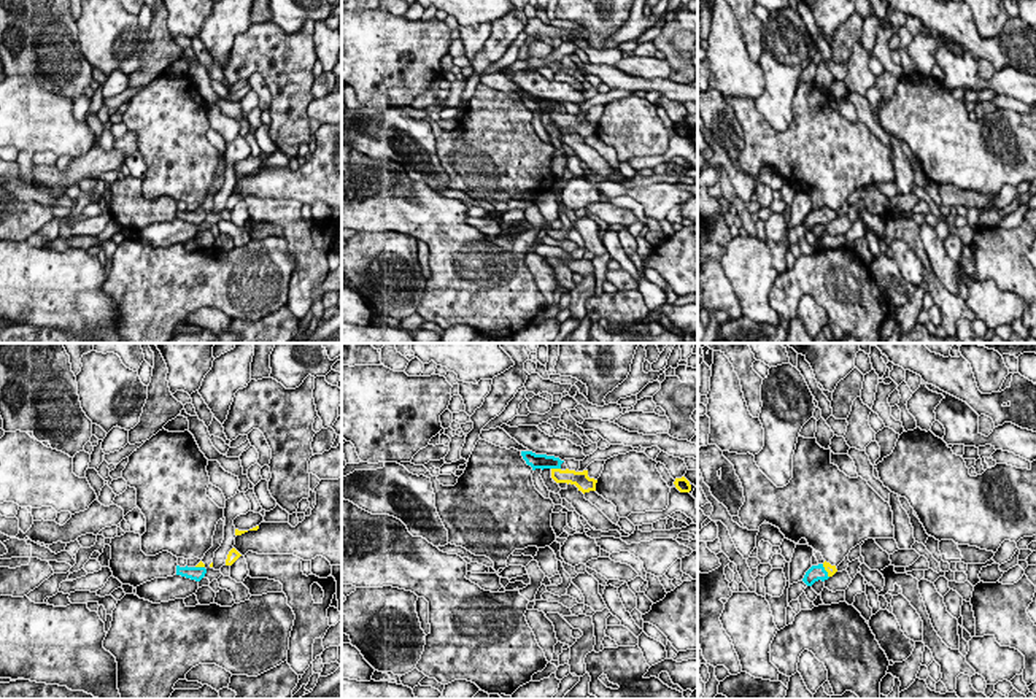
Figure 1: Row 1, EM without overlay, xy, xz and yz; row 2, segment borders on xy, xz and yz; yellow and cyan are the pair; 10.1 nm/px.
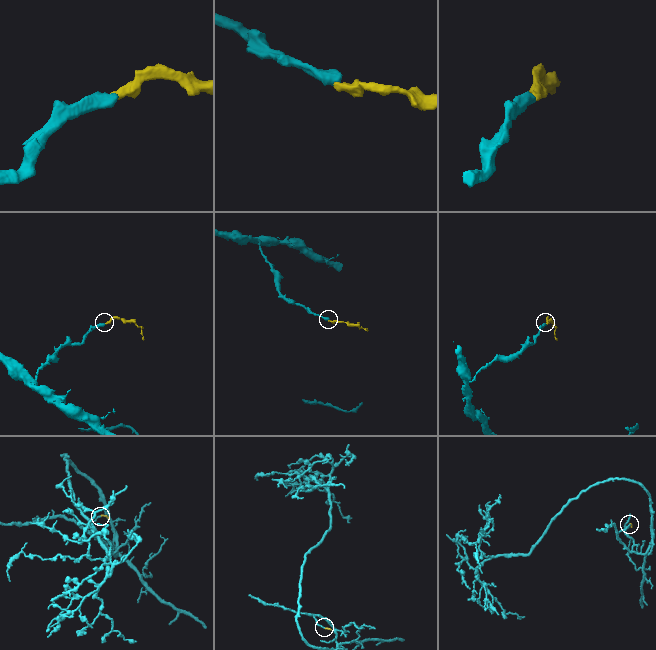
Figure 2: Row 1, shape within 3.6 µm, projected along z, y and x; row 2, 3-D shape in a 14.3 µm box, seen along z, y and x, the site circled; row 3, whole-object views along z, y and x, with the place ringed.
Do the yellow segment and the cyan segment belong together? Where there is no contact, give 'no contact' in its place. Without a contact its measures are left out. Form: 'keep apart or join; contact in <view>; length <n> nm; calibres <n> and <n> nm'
join; contact in xz; length 100 nm; calibres 160 and 160 nm

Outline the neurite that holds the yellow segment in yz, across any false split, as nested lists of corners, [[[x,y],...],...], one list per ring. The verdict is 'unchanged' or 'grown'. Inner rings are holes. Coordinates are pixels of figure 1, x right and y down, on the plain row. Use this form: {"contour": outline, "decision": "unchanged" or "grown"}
{"contour": [[[823,207],[823,208],[818,208],[818,210],[812,210],[802,226],[807,229],[807,230],[812,230],[815,226],[821,224],[828,224],[829,221],[833,221],[834,218],[837,216],[836,210],[831,210],[829,207]]], "decision": "grown"}

